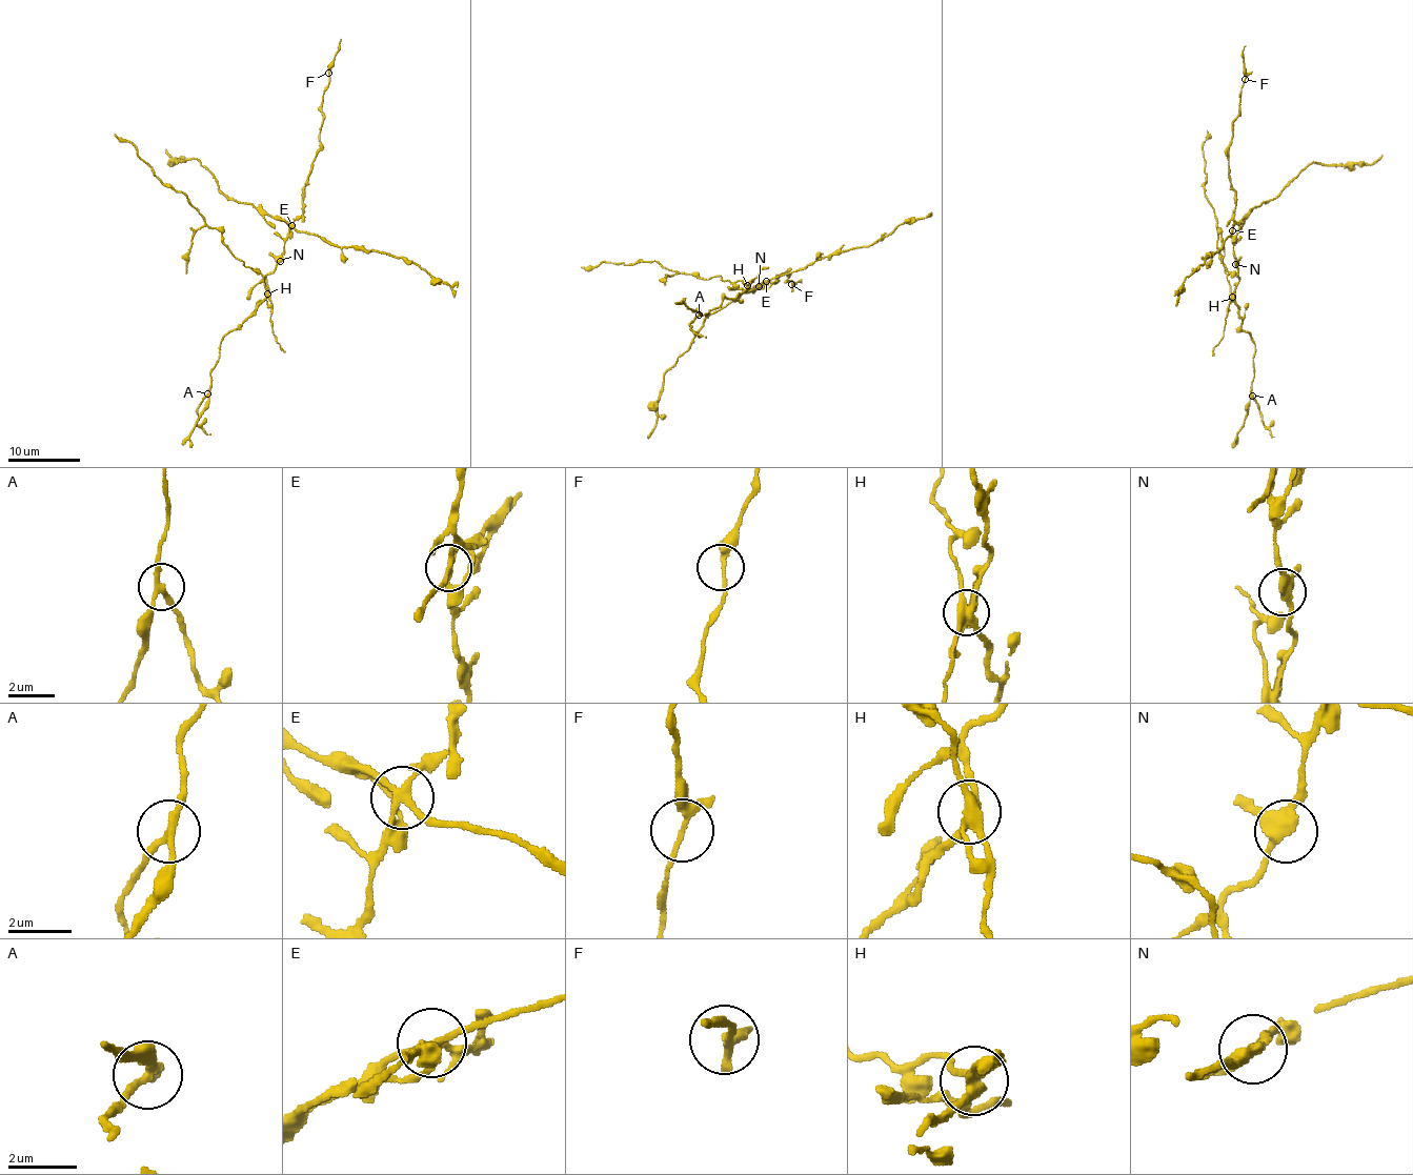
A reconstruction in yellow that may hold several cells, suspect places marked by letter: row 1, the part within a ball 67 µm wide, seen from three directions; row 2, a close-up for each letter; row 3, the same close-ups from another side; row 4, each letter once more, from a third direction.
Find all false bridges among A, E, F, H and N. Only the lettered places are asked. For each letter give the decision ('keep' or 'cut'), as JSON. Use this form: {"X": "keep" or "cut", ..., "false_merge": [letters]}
{"A": "cut", "E": "cut", "F": "keep", "H": "cut", "N": "keep", "false_merge": ["A", "E", "H"]}

